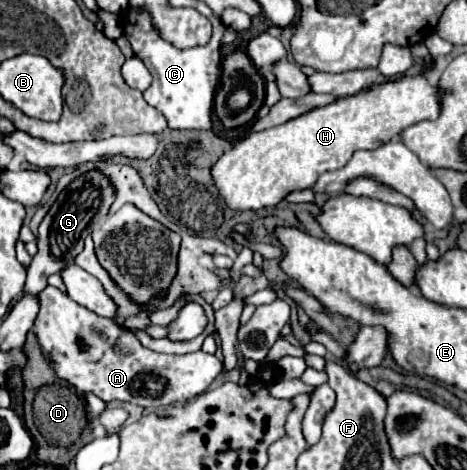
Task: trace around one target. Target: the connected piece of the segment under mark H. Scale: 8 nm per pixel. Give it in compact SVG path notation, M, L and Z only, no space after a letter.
M424 75L402 77L400 81L376 85L352 97L342 97L336 103L308 111L308 115L290 119L284 125L250 133L246 139L242 139L236 147L226 151L216 161L216 165L210 171L212 183L232 211L258 211L264 207L272 207L284 201L286 195L290 195L292 191L310 189L322 173L342 169L352 159L354 151L376 149L392 139L398 139L404 127L410 127L412 123L420 123L426 119L436 119L436 115L440 115L440 89L430 85Z

